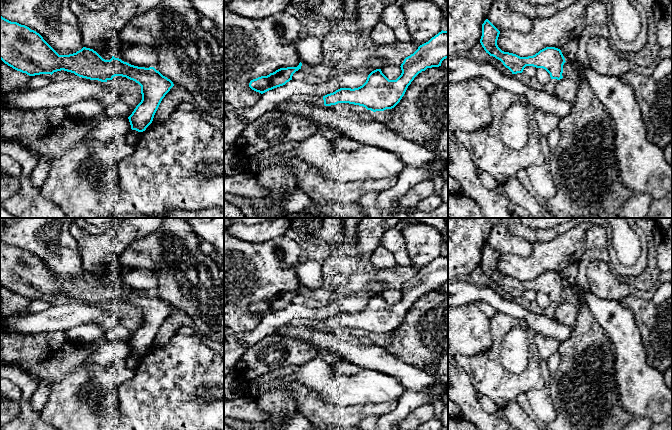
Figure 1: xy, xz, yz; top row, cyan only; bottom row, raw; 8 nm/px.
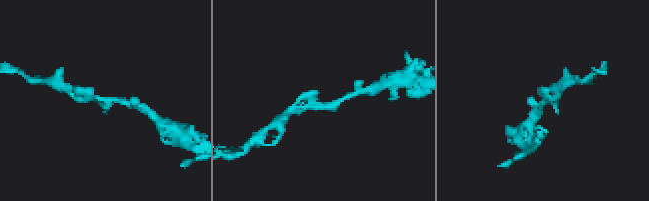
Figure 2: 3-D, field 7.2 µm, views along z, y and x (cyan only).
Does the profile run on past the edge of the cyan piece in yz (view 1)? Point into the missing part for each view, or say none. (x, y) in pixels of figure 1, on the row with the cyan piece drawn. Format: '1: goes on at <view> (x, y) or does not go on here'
1: does not go on here

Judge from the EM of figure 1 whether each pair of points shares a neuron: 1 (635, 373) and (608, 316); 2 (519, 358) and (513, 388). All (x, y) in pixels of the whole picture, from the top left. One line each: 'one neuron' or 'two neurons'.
1: one neuron
2: two neurons

